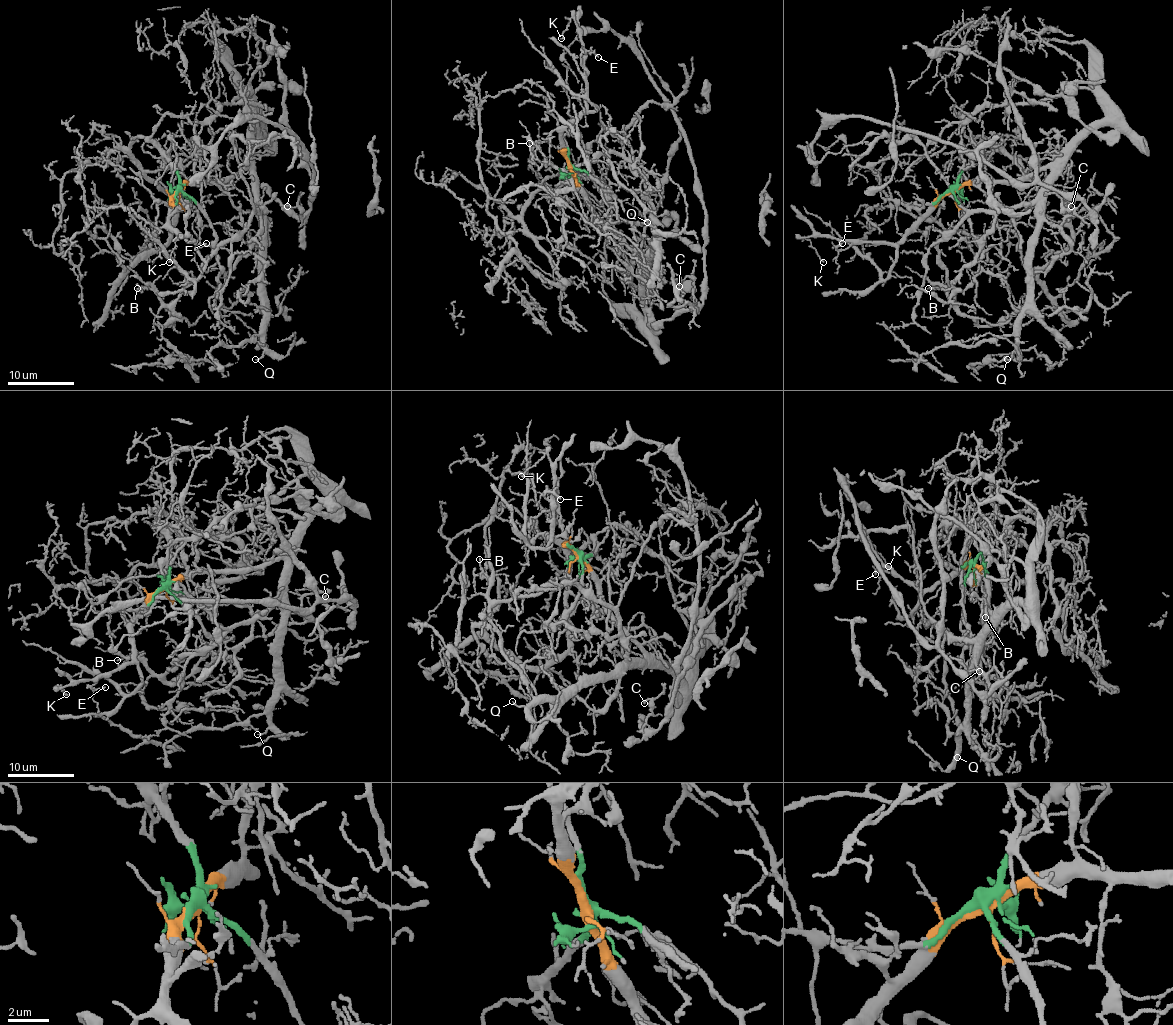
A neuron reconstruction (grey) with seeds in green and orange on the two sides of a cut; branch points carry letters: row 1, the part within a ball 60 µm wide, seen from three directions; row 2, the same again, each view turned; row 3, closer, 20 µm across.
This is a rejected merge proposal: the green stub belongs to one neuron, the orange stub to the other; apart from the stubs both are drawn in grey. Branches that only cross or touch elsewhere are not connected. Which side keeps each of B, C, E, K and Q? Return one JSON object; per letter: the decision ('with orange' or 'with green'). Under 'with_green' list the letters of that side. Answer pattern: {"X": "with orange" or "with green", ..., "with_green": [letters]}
{"B": "with orange", "C": "with orange", "E": "with orange", "K": "with orange", "Q": "with orange", "with_green": []}

